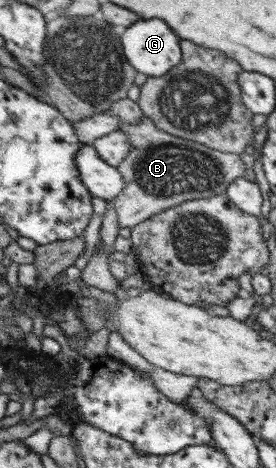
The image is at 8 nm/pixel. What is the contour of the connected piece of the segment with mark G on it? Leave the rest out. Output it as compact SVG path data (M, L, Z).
M159 18L141 19L127 27L123 35L120 36L125 58L129 64L135 68L136 72L143 72L148 77L163 76L182 61L180 40L181 38L171 30L171 27Z

